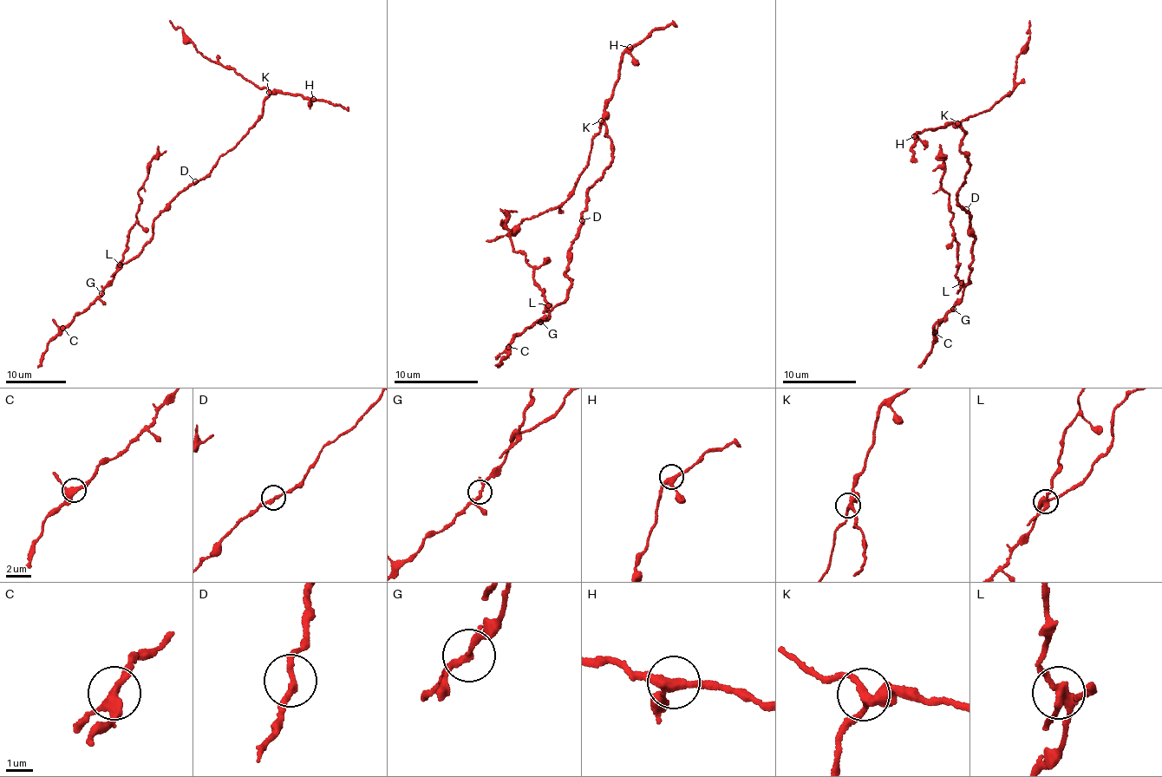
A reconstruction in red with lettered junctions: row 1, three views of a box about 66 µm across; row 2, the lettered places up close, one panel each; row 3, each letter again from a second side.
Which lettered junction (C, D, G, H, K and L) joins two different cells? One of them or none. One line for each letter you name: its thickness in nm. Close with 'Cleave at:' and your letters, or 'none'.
L: 320 nm
Cleave at: L

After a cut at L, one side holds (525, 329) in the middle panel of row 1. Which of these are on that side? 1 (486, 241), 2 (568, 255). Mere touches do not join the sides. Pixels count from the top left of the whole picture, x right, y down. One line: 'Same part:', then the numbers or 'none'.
Same part: 1, 2

